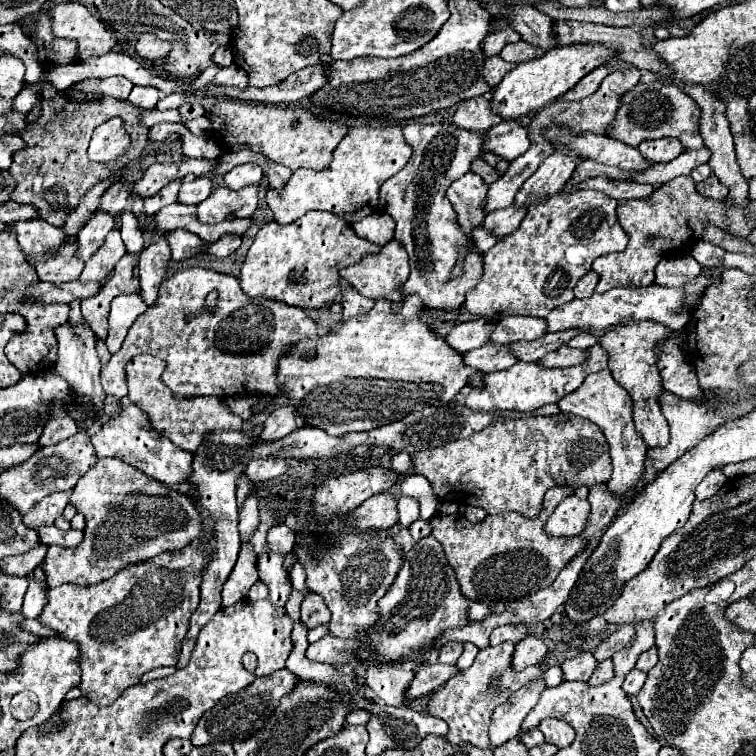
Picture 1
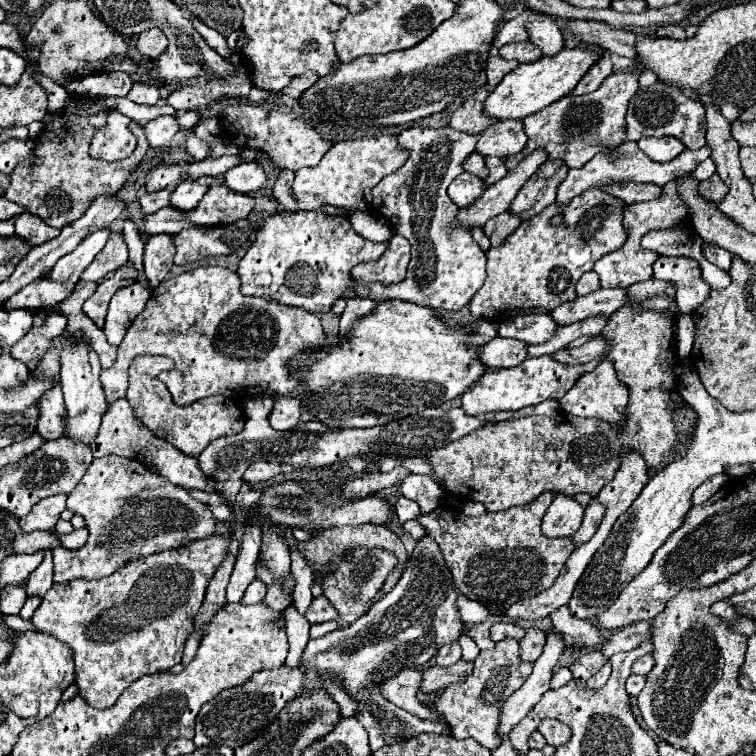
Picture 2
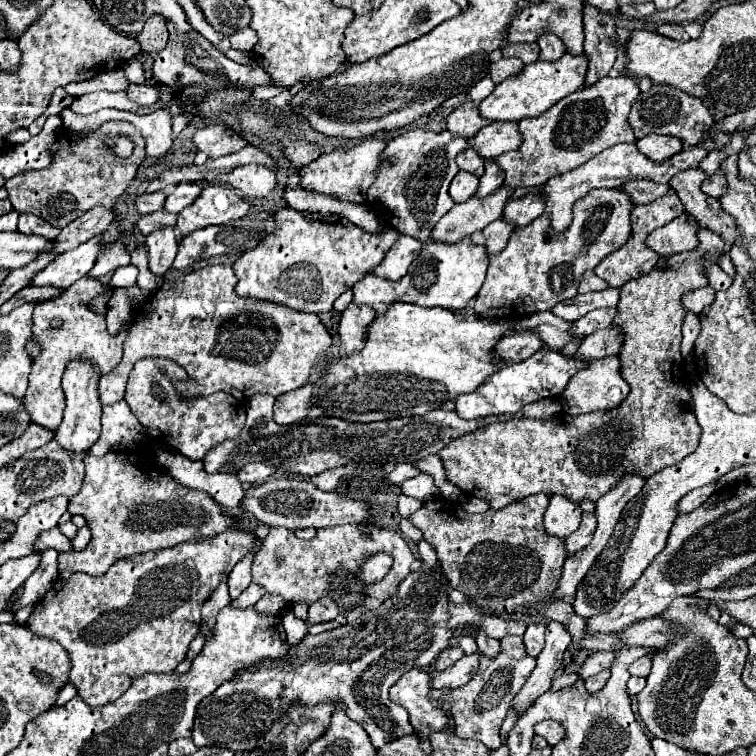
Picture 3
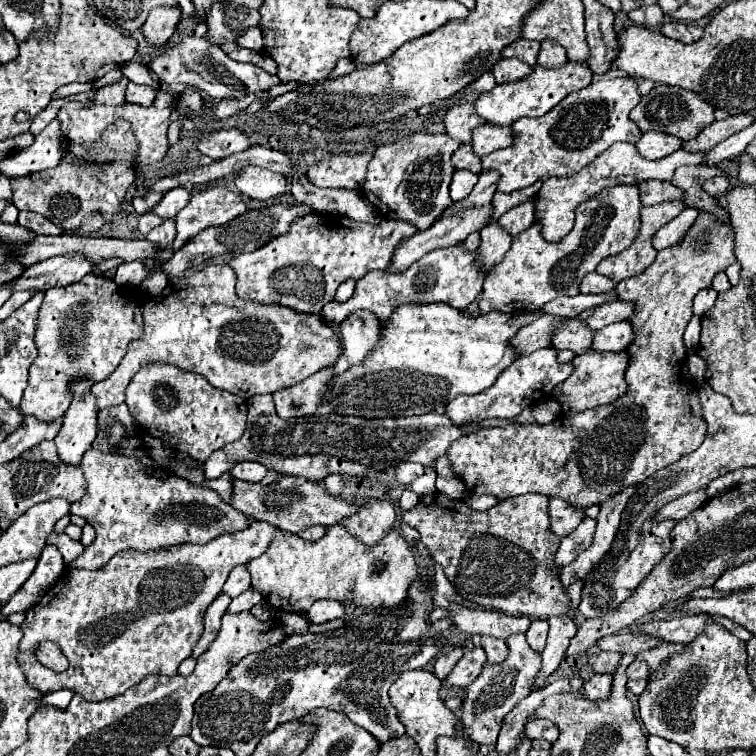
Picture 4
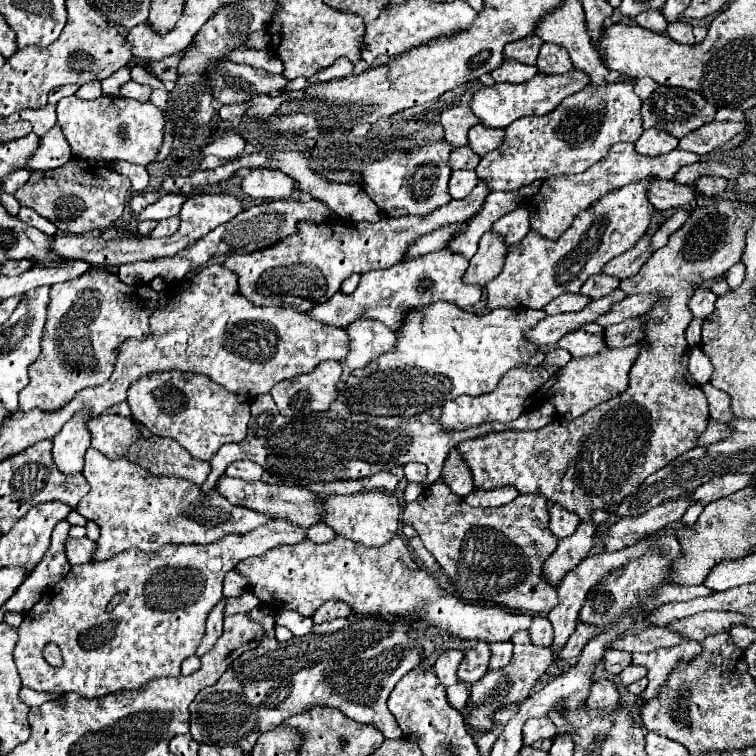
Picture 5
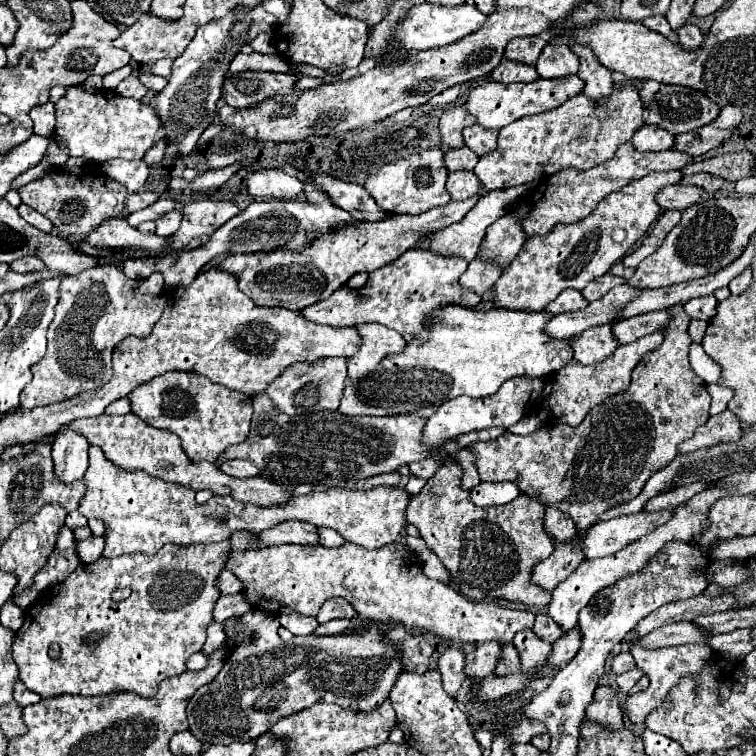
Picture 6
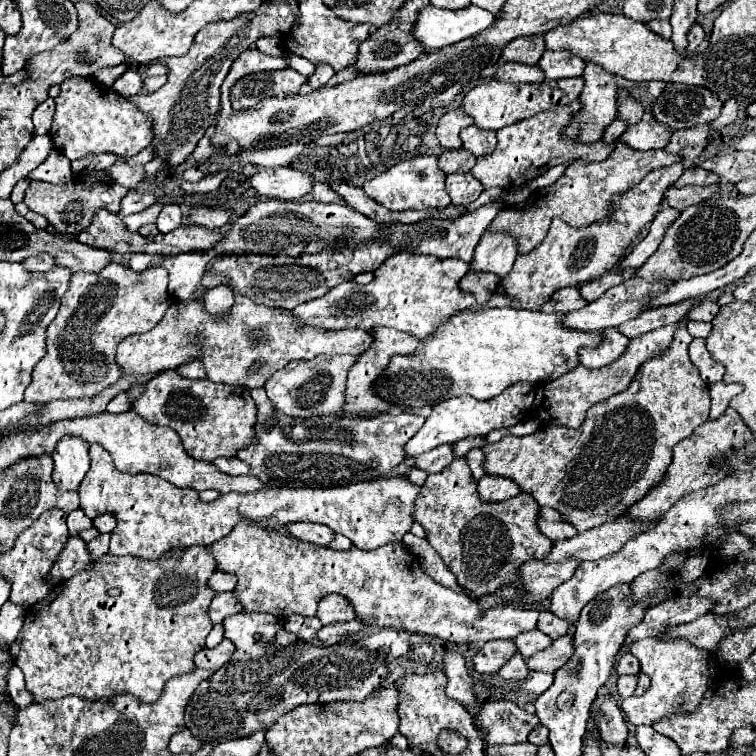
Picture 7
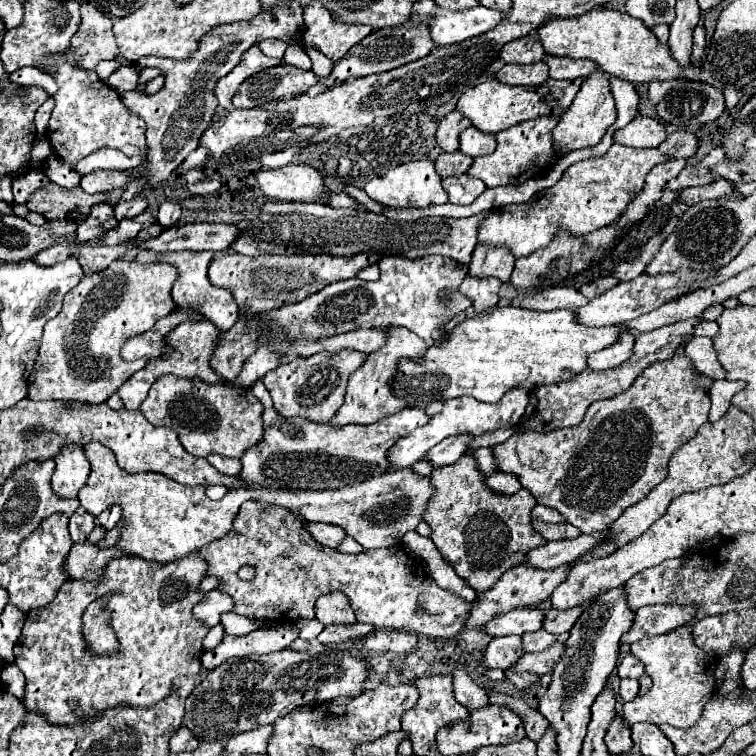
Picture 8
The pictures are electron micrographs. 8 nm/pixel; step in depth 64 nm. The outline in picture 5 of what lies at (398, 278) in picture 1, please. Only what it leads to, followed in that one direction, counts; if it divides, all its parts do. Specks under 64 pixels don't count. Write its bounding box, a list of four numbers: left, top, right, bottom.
[402,220,470,260]

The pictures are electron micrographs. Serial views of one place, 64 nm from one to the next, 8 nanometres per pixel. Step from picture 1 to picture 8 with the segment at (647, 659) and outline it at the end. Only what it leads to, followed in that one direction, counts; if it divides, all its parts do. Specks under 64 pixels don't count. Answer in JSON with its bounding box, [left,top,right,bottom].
[620,678,638,702]

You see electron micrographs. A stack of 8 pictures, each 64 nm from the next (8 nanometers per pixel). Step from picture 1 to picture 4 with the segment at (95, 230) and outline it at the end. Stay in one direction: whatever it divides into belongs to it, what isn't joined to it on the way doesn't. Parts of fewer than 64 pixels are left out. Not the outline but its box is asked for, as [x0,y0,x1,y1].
[8,254,94,292]

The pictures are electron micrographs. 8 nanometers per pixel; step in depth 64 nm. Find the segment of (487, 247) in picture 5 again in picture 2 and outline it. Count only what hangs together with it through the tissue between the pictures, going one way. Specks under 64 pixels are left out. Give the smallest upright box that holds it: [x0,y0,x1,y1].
[484,212,522,246]

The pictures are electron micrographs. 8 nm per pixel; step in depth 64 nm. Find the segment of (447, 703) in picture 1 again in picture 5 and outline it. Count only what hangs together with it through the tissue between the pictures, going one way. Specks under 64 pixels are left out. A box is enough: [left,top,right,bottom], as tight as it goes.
[466,630,552,732]

